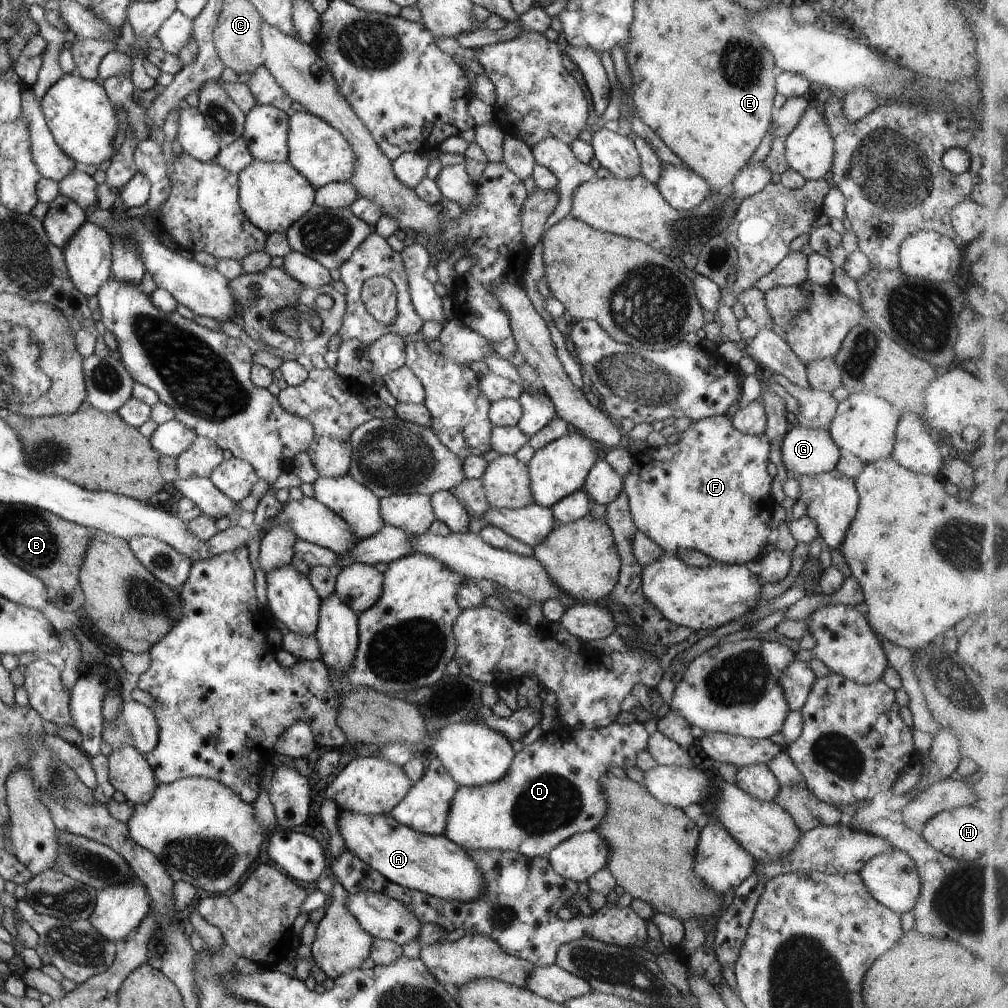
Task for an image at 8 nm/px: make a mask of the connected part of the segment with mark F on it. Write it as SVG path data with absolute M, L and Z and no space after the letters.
M717 415L698 421L692 421L688 430L681 434L681 440L674 445L667 444L662 448L653 449L646 447L633 455L633 466L626 479L623 489L629 499L629 512L637 531L646 534L649 539L654 540L666 554L676 555L682 550L694 550L702 552L705 556L720 563L744 564L750 561L757 561L769 549L768 536L772 530L772 513L777 504L770 492L772 477L766 471L770 454L770 443L766 440L765 434L758 436L746 435L732 427L731 420L725 415Z

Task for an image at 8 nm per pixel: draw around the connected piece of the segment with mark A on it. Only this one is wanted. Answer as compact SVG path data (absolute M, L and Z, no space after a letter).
M340 811L337 828L347 851L360 858L374 871L394 885L402 886L443 900L472 901L483 893L485 879L470 861L462 847L447 840L444 835L424 835L399 824L391 815L366 815L355 811Z

